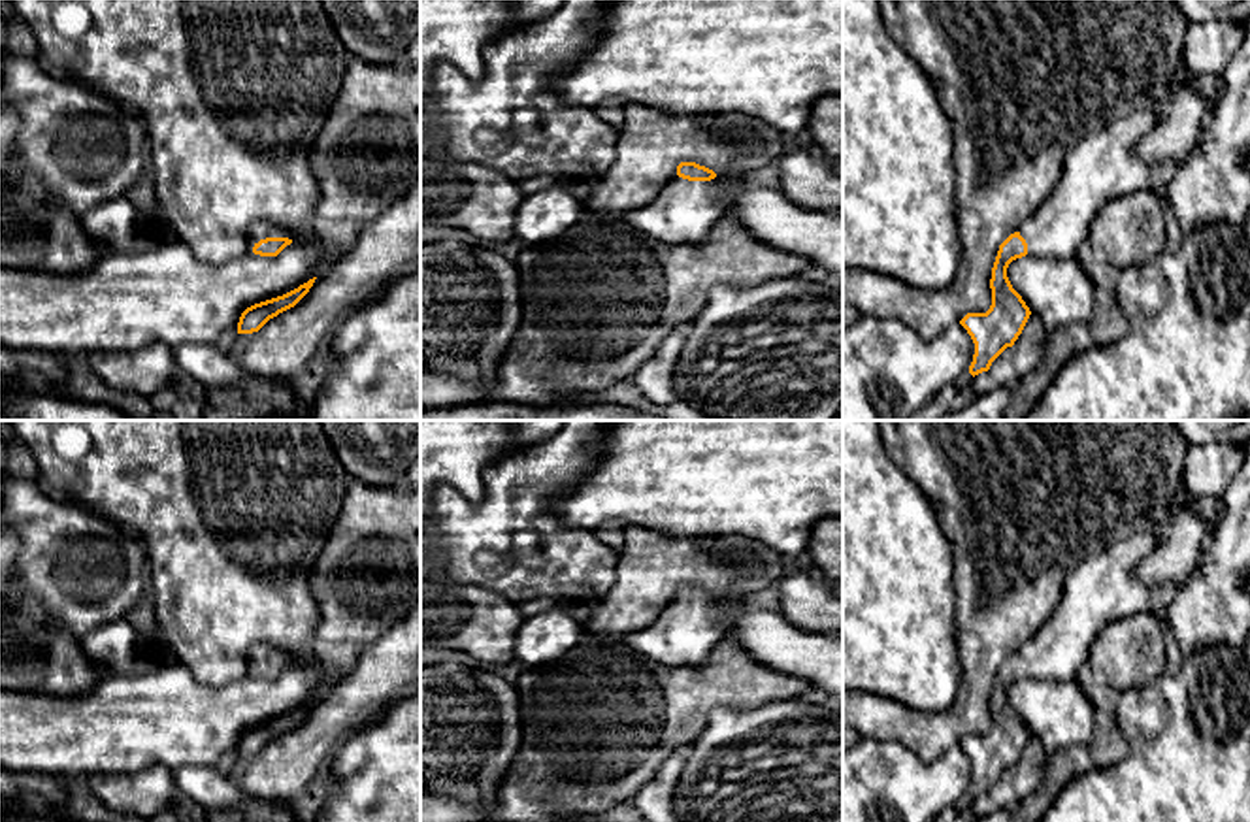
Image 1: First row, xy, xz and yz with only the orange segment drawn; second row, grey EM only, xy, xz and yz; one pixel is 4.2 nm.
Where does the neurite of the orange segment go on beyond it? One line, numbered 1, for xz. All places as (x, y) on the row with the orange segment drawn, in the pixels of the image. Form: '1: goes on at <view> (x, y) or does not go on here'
1: goes on at xz (685, 212)

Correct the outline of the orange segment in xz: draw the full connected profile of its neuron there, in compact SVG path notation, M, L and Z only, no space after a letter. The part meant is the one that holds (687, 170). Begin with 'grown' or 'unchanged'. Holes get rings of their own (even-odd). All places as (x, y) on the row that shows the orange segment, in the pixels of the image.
grown; M681 162L658 196L622 221L666 243L699 243L728 211L737 183L696 162Z

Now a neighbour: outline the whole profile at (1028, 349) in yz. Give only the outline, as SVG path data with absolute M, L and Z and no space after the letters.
M1031 313L1022 334L1012 345L1012 364L1018 377L1029 373L1035 366L1039 366L1046 336L1048 332L1043 321Z

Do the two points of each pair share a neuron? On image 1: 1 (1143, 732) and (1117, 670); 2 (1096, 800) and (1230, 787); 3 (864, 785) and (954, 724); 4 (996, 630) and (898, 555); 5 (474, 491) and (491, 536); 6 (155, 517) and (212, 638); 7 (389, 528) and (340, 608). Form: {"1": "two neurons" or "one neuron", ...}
{"1": "two neurons", "2": "one neuron", "3": "two neurons", "4": "two neurons", "5": "two neurons", "6": "one neuron", "7": "one neuron"}

